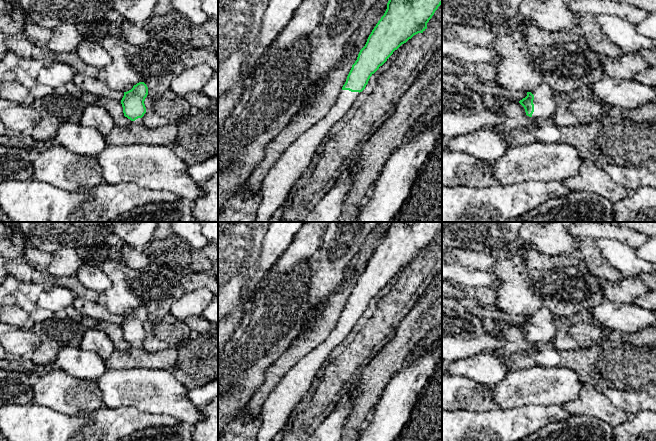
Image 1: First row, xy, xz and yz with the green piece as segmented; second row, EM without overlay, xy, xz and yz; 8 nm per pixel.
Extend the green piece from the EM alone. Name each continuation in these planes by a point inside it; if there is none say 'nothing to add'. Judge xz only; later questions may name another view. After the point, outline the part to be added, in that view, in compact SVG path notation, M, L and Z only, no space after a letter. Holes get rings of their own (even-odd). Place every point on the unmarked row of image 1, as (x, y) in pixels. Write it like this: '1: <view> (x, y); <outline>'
1: xz (275, 412); M341 313L328 337L284 374L261 407L261 425L255 441L273 441L279 435L292 410L315 380L322 364L334 348L347 337L359 318Z

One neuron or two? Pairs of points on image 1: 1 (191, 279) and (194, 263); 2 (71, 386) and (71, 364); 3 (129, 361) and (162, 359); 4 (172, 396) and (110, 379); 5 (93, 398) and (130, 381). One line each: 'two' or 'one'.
1: two
2: two
3: one
4: one
5: two

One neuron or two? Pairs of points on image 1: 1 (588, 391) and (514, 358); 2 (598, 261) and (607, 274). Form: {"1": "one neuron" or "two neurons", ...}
{"1": "two neurons", "2": "one neuron"}

